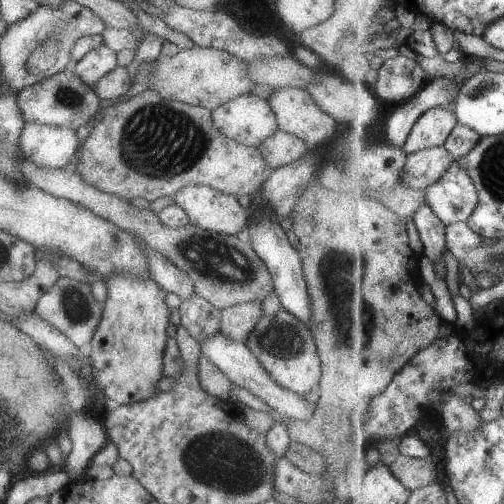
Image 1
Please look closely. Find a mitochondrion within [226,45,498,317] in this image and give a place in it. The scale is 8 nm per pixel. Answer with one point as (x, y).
(340, 153)

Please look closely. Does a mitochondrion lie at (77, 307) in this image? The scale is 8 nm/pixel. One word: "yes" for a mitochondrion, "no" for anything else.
yes

